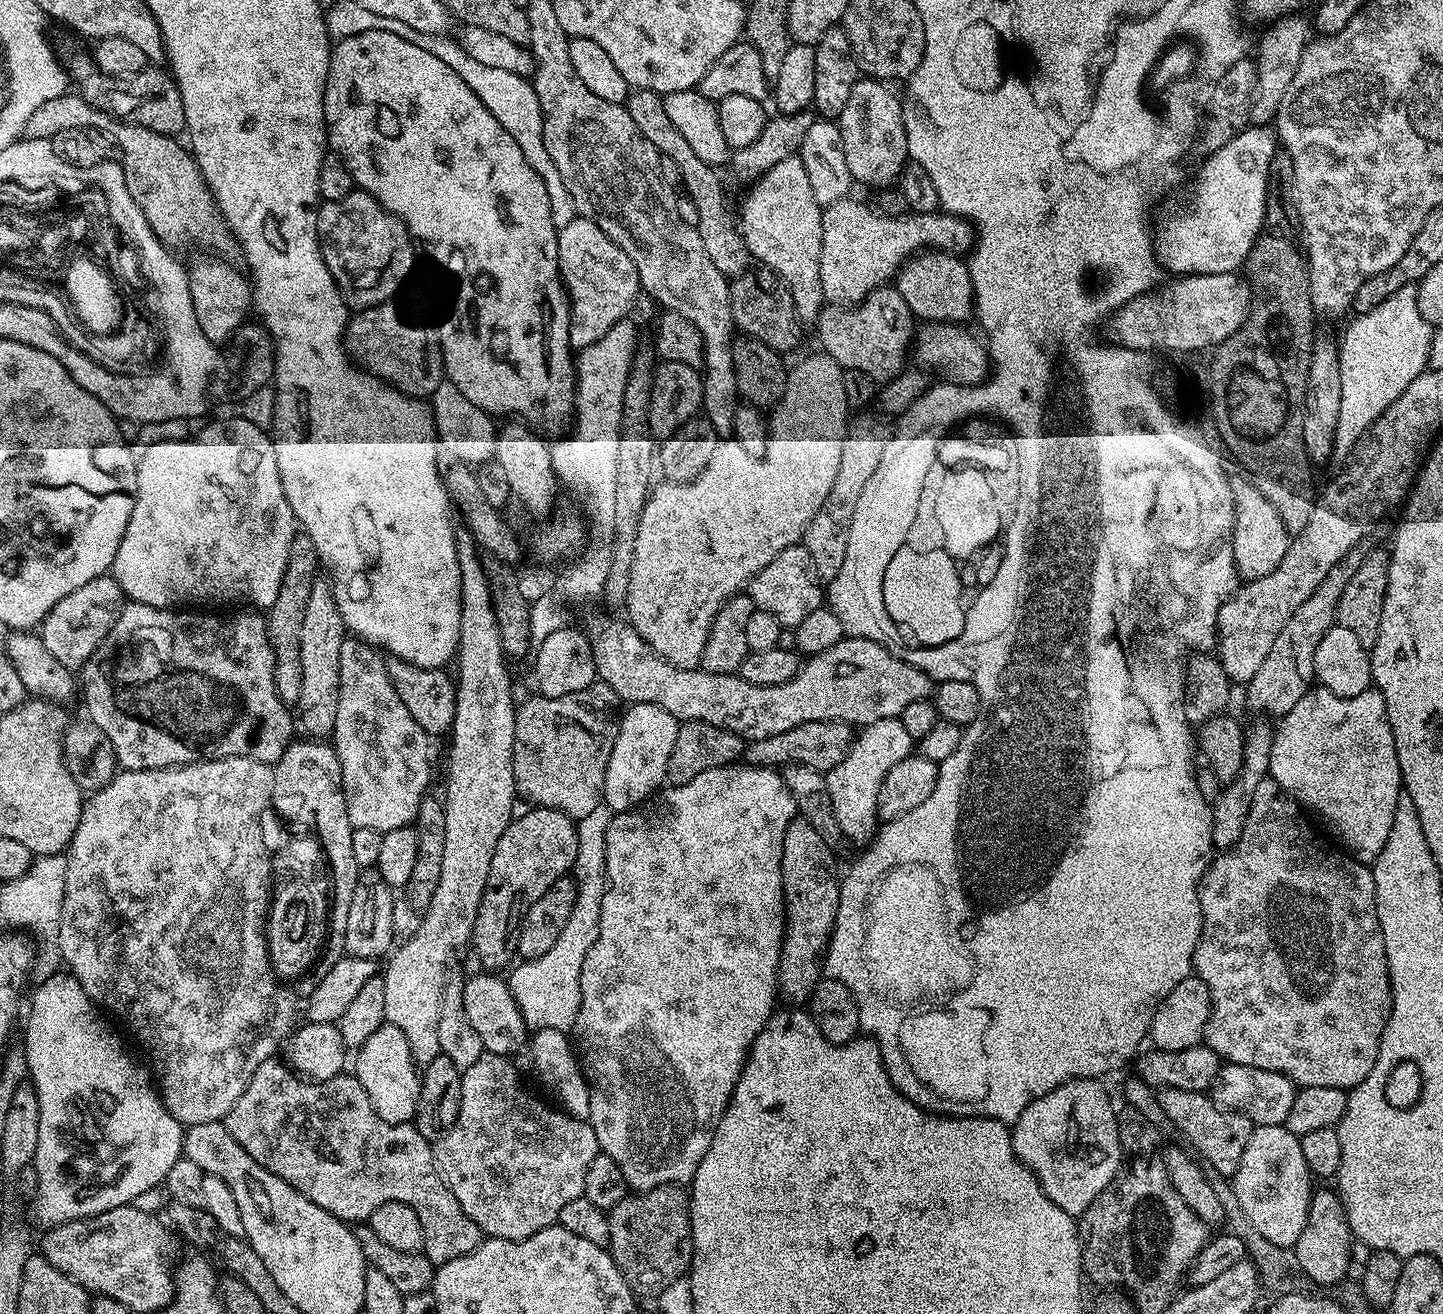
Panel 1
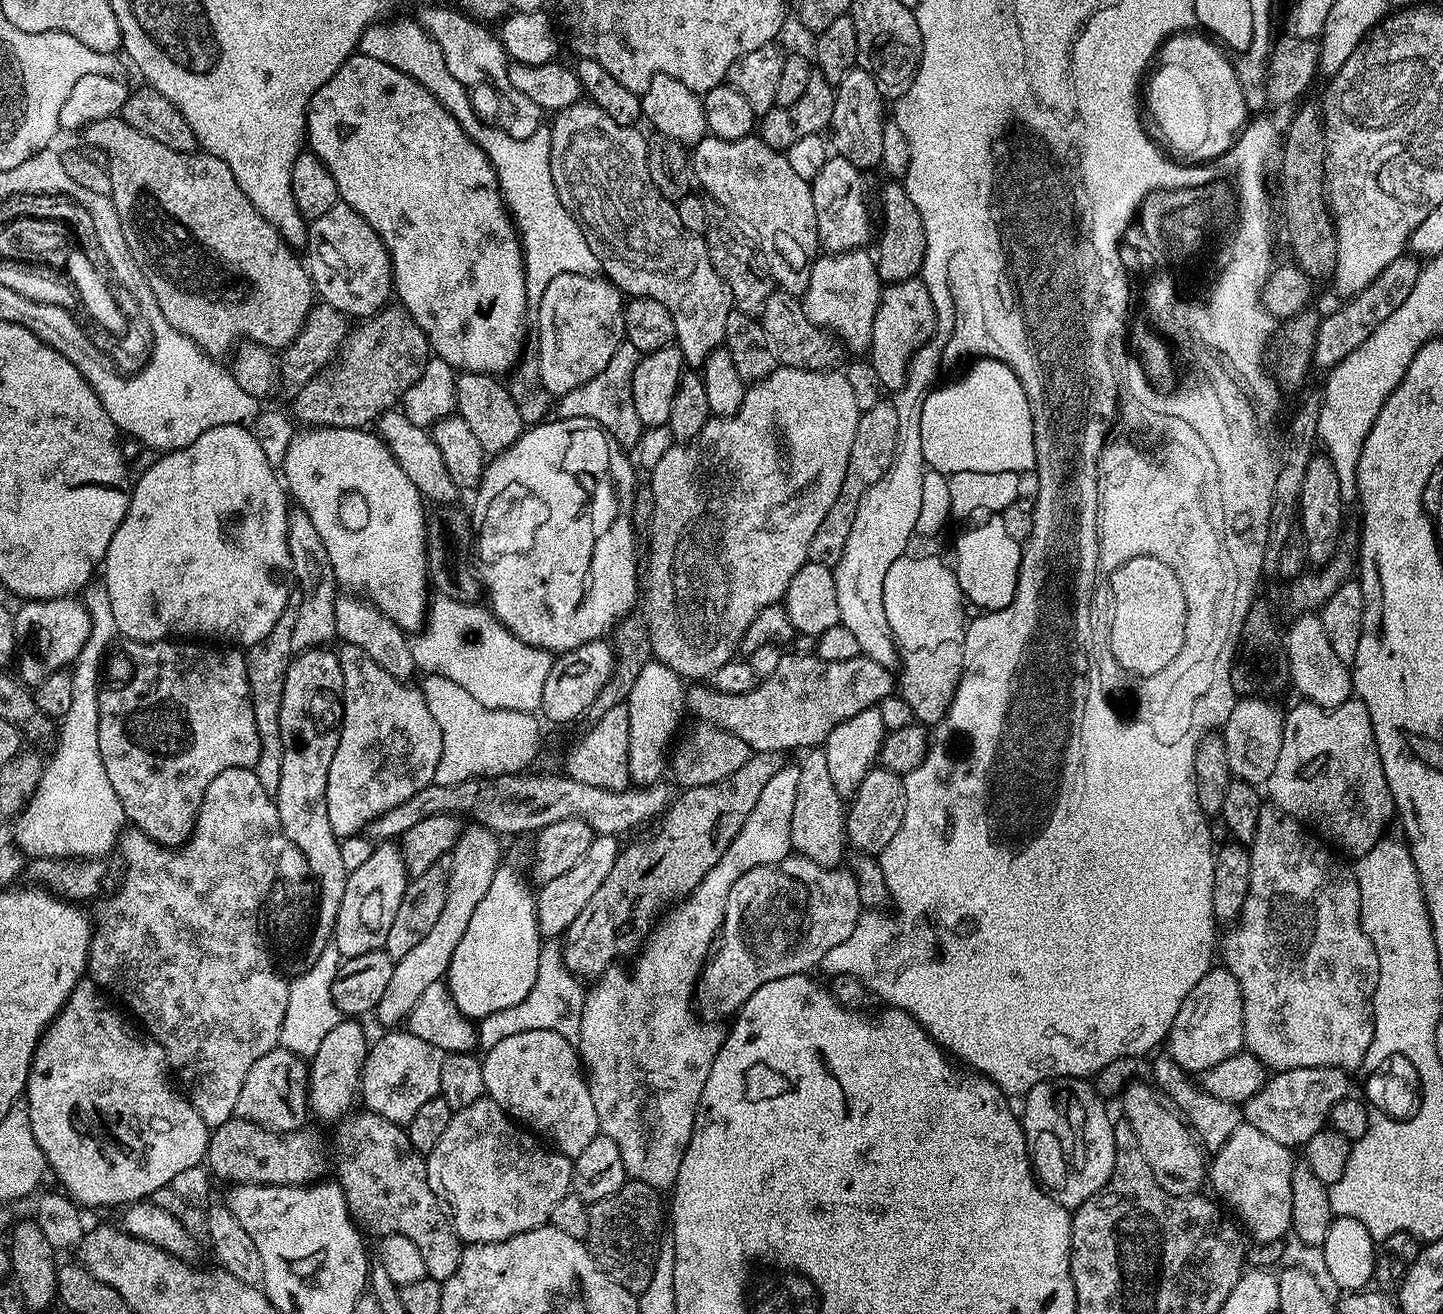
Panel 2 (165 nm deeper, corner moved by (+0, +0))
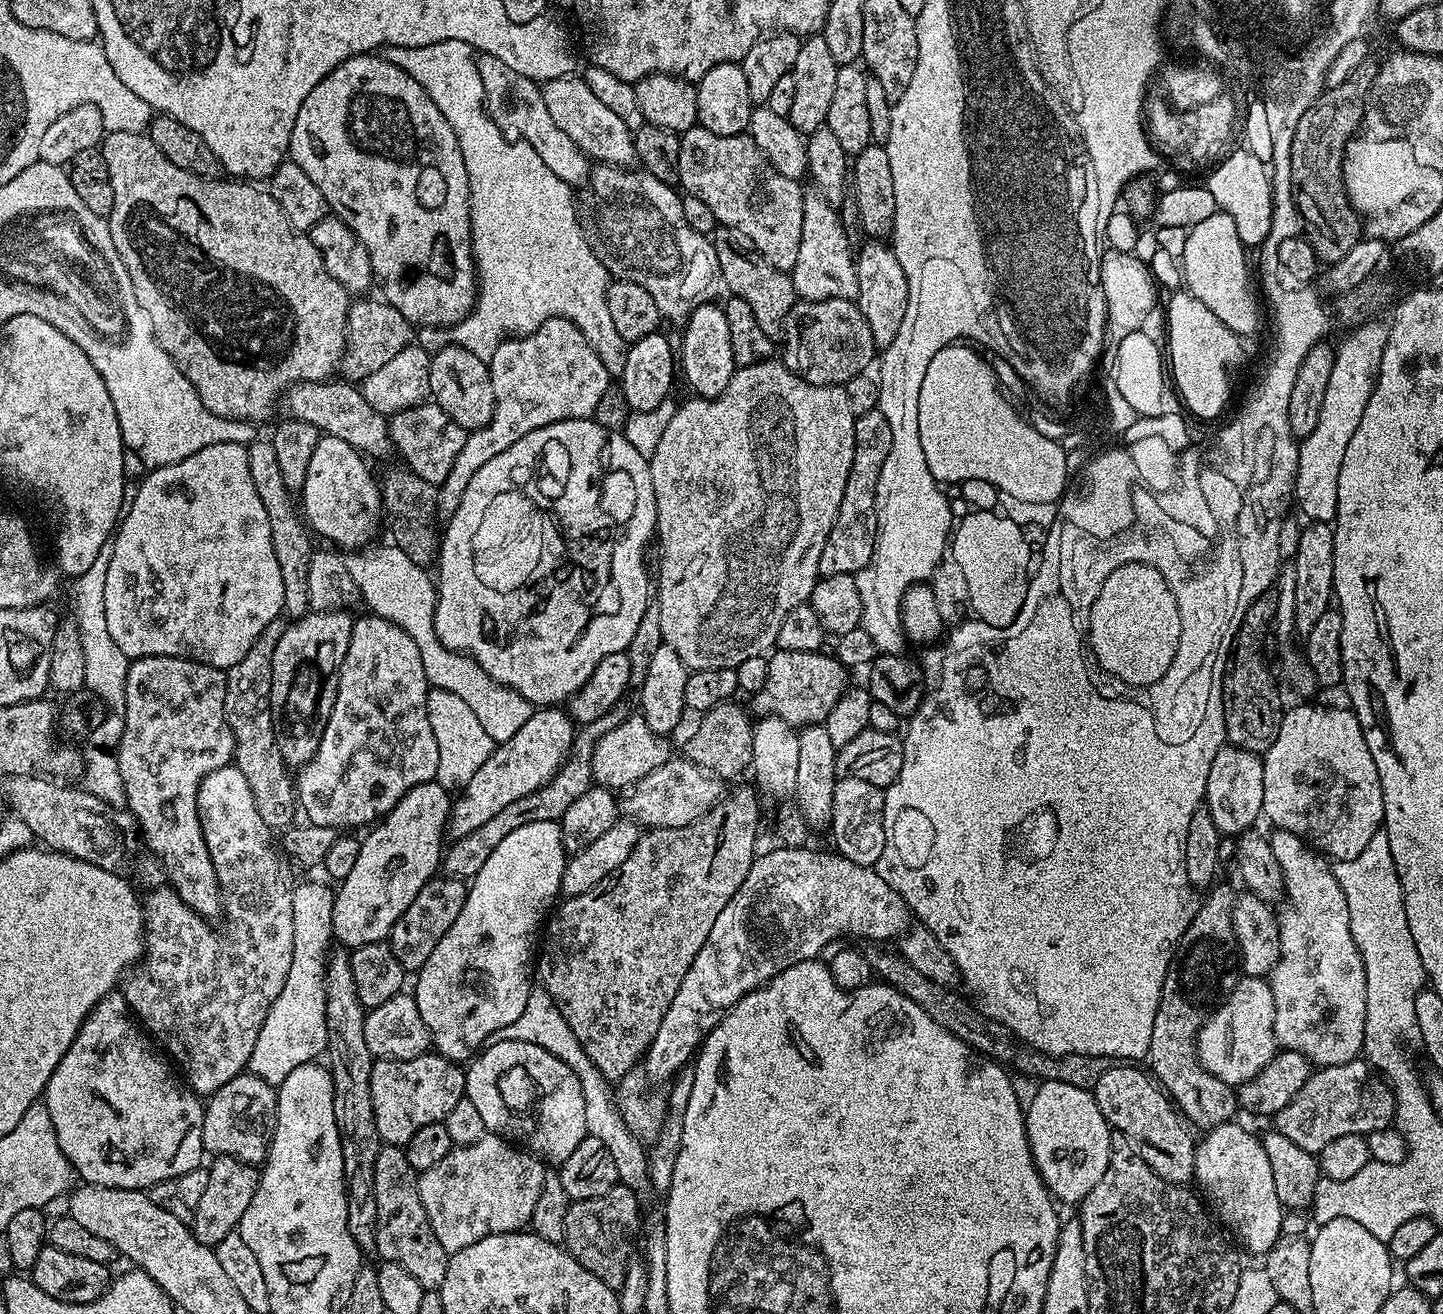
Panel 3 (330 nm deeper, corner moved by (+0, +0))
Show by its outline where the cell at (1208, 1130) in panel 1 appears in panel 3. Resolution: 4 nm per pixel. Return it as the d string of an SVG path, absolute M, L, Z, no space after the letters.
M1217 883L1207 893L1207 895L1209 894L1208 897L1203 897L1200 909L1190 922L1186 934L1182 934L1176 952L1172 955L1170 966L1166 968L1166 982L1162 982L1158 1014L1154 1014L1154 1034L1150 1034L1150 1046L1146 1057L1147 1067L1150 1069L1156 1083L1170 1097L1181 1117L1193 1129L1200 1128L1199 1130L1217 1128L1229 1123L1235 1117L1232 1115L1238 1112L1237 1089L1233 1085L1222 1082L1222 1078L1207 1072L1196 1053L1196 1036L1200 1032L1200 1027L1208 1021L1208 1017L1213 1009L1217 1007L1218 1001L1229 996L1242 979L1240 957L1236 951L1234 922L1232 921L1232 911L1234 910L1237 893L1232 892L1230 885L1219 884Z

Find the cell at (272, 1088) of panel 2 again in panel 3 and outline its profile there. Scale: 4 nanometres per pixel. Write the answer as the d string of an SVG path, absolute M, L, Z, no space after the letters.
M241 1074L226 1082L213 1096L207 1097L202 1122L205 1153L233 1156L247 1164L263 1165L268 1158L268 1145L276 1128L278 1092L262 1078Z

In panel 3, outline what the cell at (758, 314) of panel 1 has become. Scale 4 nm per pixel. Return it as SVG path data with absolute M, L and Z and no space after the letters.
M797 299L784 323L784 356L782 363L794 374L814 386L843 386L850 378L865 371L877 355L874 334L866 326L866 318L851 300Z

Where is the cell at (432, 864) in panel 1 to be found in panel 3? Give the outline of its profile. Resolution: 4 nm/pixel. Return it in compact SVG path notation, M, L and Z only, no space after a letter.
M447 874L437 875L435 878L427 880L414 894L414 902L402 910L398 922L394 922L390 943L394 950L394 958L404 967L405 973L419 973L420 967L434 954L434 946L442 942L446 930L454 926L454 918L462 914L462 906L468 897L468 884L463 879Z

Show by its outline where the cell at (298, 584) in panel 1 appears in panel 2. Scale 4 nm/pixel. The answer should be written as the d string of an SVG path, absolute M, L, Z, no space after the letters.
M298 594L292 595L286 602L286 610L282 610L282 618L274 622L270 634L262 638L262 642L251 645L247 649L248 685L250 698L254 706L254 724L258 726L258 740L260 753L254 769L258 782L262 782L262 790L274 794L278 784L282 782L282 730L280 729L280 715L282 714L282 690L286 682L288 667L294 659L292 639L294 638L294 621L298 618L298 606L302 606L302 598Z

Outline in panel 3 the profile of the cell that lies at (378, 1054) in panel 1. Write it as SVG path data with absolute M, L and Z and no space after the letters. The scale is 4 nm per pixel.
M425 1054L418 1058L410 1058L409 1060L378 1060L373 1059L372 1073L370 1074L370 1098L374 1102L374 1122L378 1126L378 1134L384 1144L395 1144L397 1146L406 1146L410 1142L410 1138L414 1138L415 1132L422 1126L430 1126L430 1122L442 1122L449 1114L450 1110L454 1110L454 1106L458 1106L460 1100L465 1099L464 1077L465 1069L459 1063L447 1060L439 1054Z

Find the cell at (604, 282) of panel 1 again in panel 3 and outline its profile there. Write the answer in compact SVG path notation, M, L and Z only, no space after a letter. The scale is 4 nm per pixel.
M561 316L544 320L538 330L527 333L519 338L503 340L494 350L494 358L487 361L490 374L490 386L494 386L494 414L490 422L481 428L474 428L468 432L466 446L462 448L450 474L444 484L438 488L438 512L441 517L447 518L458 510L458 502L462 502L462 494L466 486L470 486L470 478L494 458L494 454L502 454L502 450L510 450L518 438L526 438L530 430L538 430L542 426L550 426L554 422L563 420L586 420L596 415L598 402L602 402L604 395L610 390L610 377L606 366L602 366L602 358L590 346L582 334L582 330L574 322Z

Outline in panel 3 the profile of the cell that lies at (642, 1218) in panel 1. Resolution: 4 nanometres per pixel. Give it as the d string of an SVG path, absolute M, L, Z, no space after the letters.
M618 1182L606 1194L589 1200L573 1200L566 1210L566 1230L563 1247L586 1270L590 1270L606 1286L619 1289L624 1282L624 1275L633 1259L632 1247L636 1244L636 1235L642 1232L641 1197L627 1184Z

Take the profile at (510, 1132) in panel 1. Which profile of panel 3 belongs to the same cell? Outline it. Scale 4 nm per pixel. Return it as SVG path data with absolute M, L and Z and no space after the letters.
M486 1134L473 1144L454 1146L438 1166L430 1166L418 1176L418 1194L426 1206L434 1238L451 1254L487 1236L527 1229L538 1194L542 1194L543 1167L531 1151L495 1134Z

